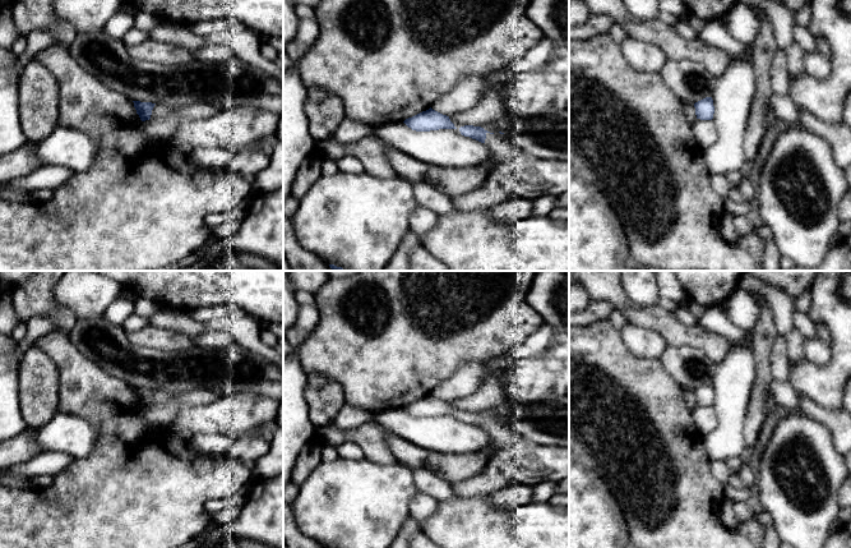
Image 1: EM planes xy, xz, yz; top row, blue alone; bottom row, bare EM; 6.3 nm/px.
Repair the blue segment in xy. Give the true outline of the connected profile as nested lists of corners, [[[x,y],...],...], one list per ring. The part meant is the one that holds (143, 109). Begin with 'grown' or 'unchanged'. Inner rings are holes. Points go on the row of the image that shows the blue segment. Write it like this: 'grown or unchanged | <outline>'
unchanged | [[[133,101],[134,107],[137,110],[137,114],[139,115],[142,121],[149,120],[152,115],[152,110],[156,103],[152,102],[140,102],[140,101]]]

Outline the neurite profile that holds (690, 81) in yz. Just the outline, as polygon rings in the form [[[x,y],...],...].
[[[667,59],[658,74],[683,103],[712,97],[716,86],[716,78],[708,69],[693,60]]]

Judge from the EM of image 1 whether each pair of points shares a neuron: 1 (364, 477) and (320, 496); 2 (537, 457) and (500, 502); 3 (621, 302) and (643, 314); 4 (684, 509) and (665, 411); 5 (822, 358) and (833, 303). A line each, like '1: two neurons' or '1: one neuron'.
1: one neuron
2: two neurons
3: one neuron
4: one neuron
5: two neurons

